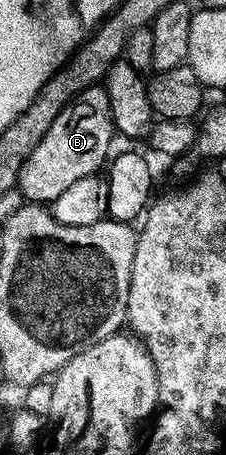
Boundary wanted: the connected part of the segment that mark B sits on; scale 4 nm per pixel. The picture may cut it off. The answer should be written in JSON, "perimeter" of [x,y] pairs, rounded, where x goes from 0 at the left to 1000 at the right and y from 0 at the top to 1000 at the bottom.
{"perimeter":[[[389,200],[354,202],[279,242],[261,242],[261,255],[226,268],[190,303],[173,303],[155,330],[137,330],[137,338],[102,356],[71,420],[97,422],[115,442],[212,451],[252,440],[279,418],[416,385],[434,376],[429,367],[469,358],[487,341],[482,314],[509,301],[496,251],[469,233],[376,237],[394,229],[394,209]]]}

